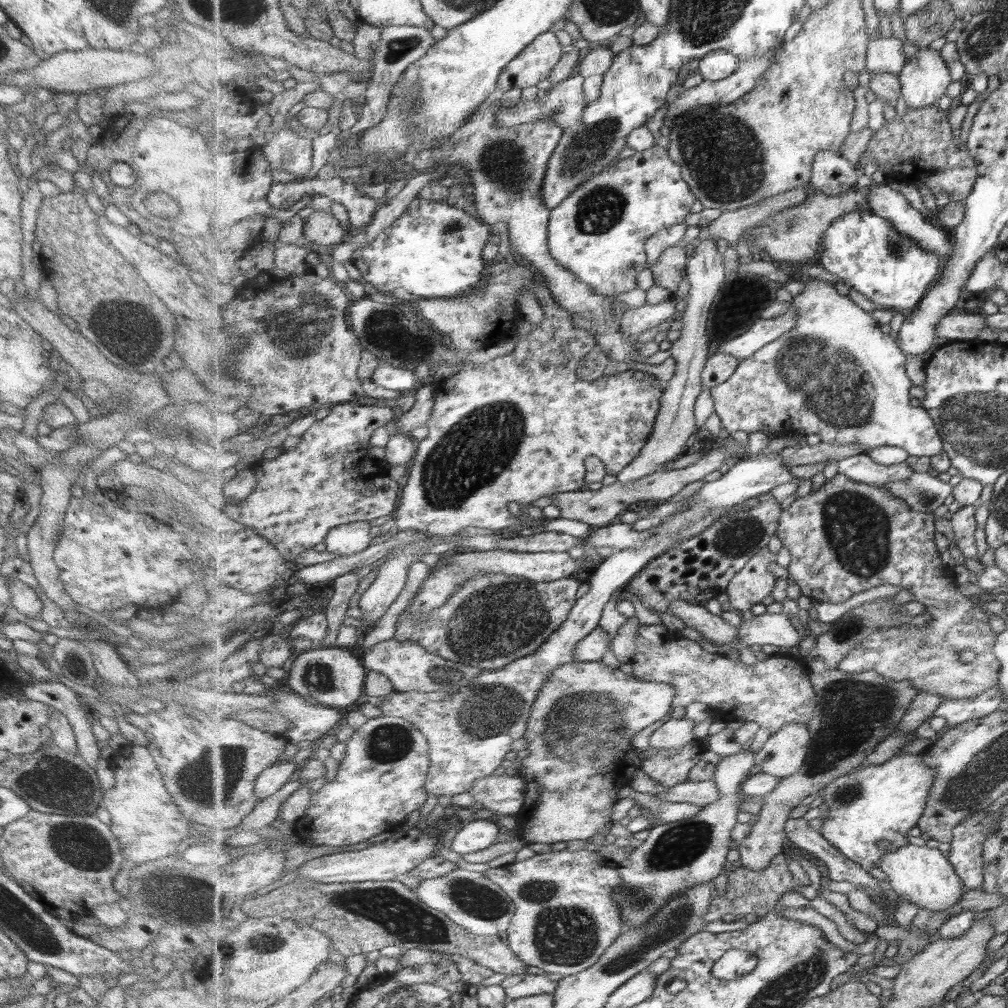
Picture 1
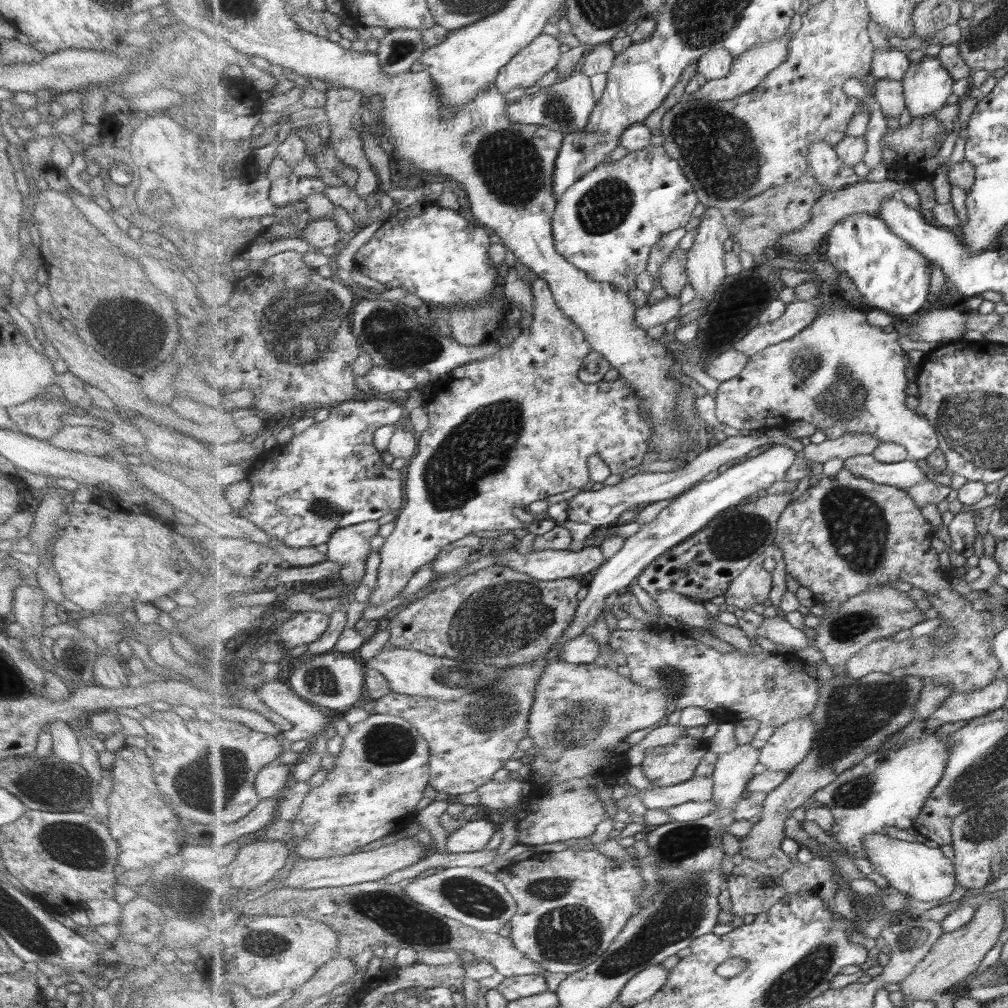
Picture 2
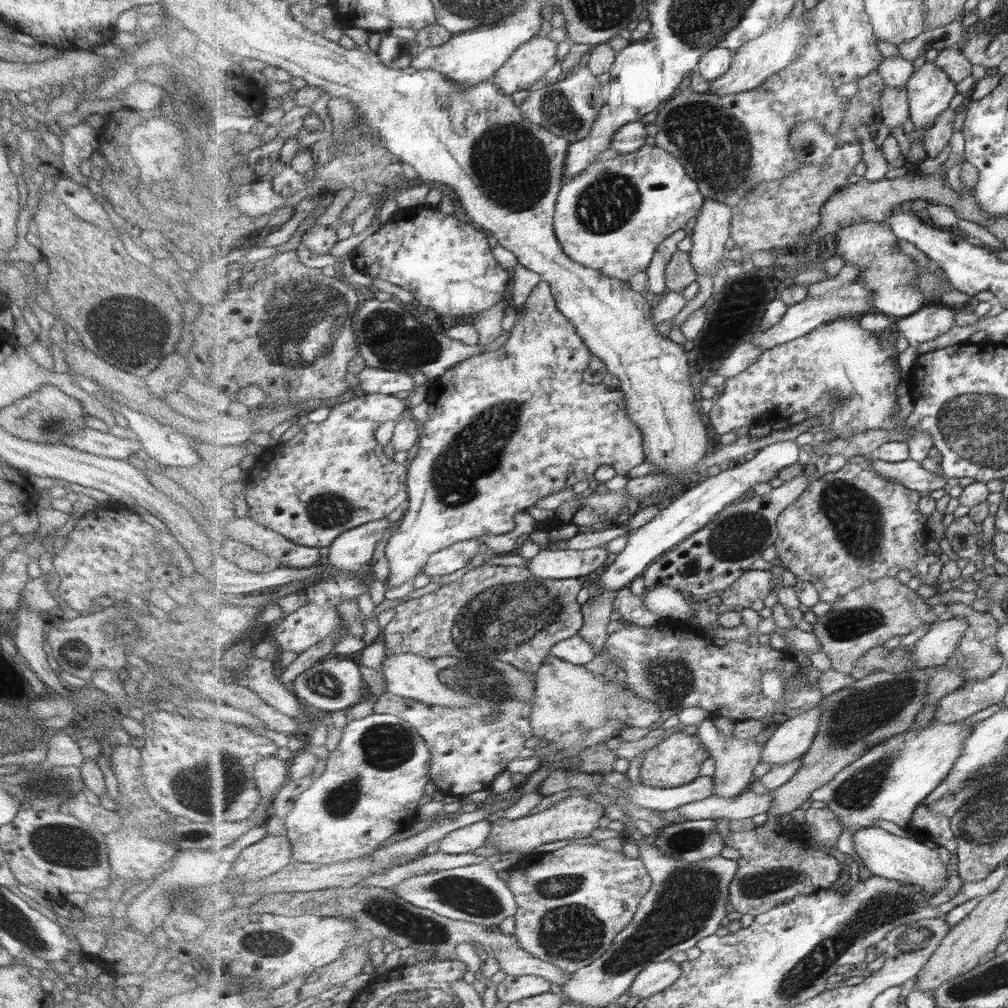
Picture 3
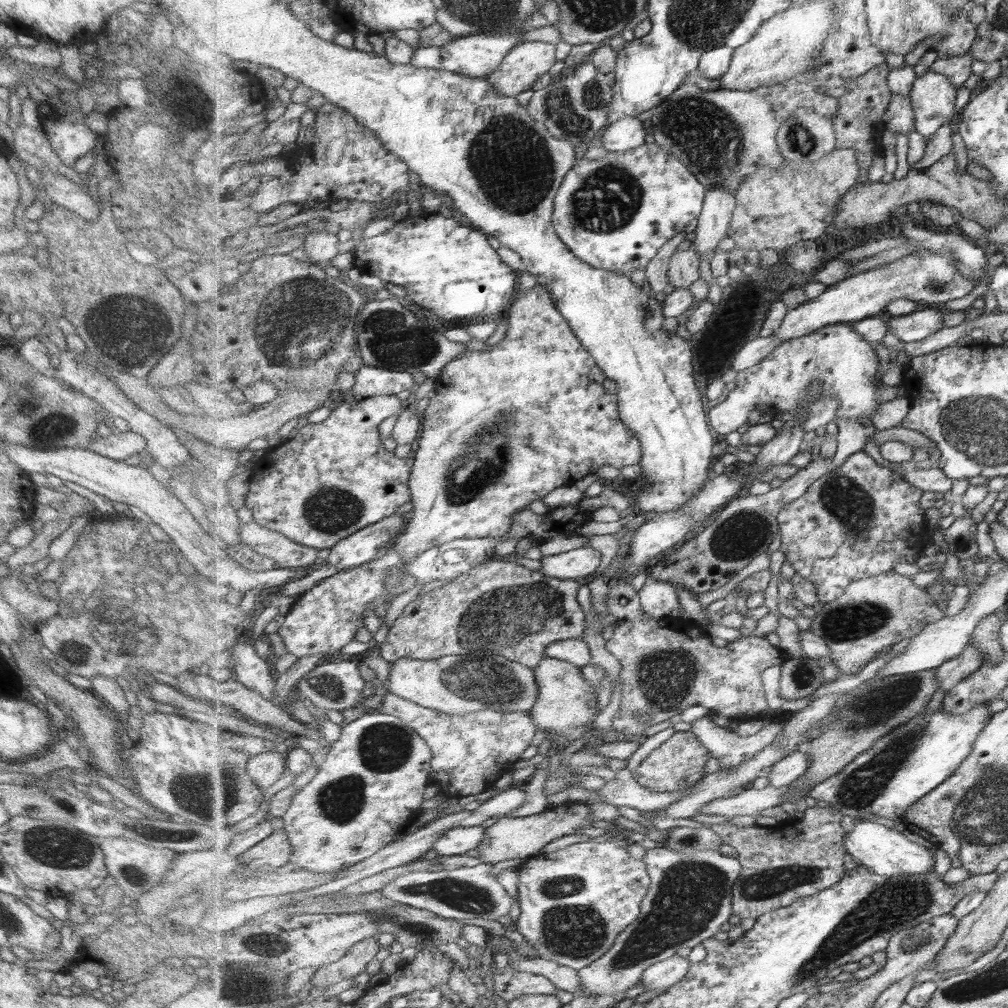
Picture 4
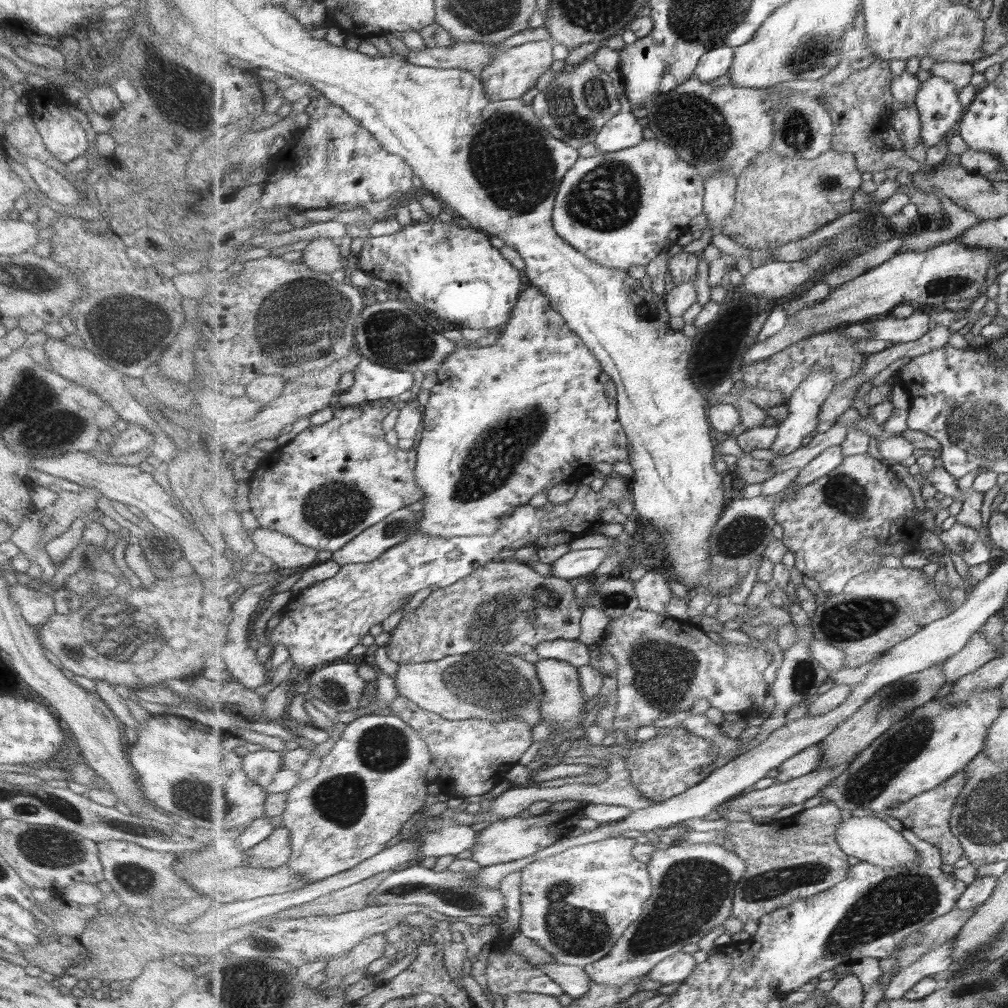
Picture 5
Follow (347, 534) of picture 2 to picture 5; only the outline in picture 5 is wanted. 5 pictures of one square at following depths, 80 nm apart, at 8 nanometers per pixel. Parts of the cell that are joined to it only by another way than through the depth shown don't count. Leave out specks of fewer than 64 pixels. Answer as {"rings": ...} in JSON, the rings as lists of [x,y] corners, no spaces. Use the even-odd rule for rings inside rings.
{"rings":[[[408,507],[393,512],[371,528],[364,530],[343,548],[332,553],[332,559],[341,566],[373,562],[384,552],[418,534],[422,511],[411,511]]]}

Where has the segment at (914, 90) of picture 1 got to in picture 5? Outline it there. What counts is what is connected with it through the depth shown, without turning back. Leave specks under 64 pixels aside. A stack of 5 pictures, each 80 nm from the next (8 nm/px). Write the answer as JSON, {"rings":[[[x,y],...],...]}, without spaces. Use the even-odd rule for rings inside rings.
{"rings":[[[935,75],[921,83],[915,105],[921,114],[921,134],[927,150],[954,133],[967,112],[959,102],[957,85]]]}

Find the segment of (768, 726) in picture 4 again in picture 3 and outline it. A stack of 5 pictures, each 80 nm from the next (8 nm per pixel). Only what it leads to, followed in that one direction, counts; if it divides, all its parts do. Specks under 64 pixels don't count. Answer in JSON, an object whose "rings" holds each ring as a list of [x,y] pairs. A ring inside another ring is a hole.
{"rings":[[[713,718],[698,724],[695,735],[699,736],[699,740],[704,742],[704,745],[710,750],[712,757],[716,760],[717,770],[713,776],[713,781],[717,784],[715,795],[731,799],[739,797],[739,795],[752,787],[752,781],[755,780],[753,772],[755,772],[755,768],[759,766],[759,763],[762,762],[762,752],[767,741],[759,743],[754,738],[741,740],[735,735],[725,736],[717,728]]]}

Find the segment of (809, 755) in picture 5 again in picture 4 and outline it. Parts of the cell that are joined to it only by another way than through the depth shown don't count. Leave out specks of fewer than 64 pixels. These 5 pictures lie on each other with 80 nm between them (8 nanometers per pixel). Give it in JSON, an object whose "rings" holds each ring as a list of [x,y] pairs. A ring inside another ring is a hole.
{"rings":[[[797,750],[781,761],[772,766],[769,775],[767,776],[768,782],[771,787],[789,787],[795,784],[810,767],[810,756],[807,750]]]}

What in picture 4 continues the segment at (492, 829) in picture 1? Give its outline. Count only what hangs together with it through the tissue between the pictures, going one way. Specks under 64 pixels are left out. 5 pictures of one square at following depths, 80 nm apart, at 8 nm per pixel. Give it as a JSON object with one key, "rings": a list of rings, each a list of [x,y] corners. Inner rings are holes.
{"rings":[[[486,825],[453,828],[437,840],[431,855],[461,856],[469,850],[478,849],[484,843],[485,830]]]}

